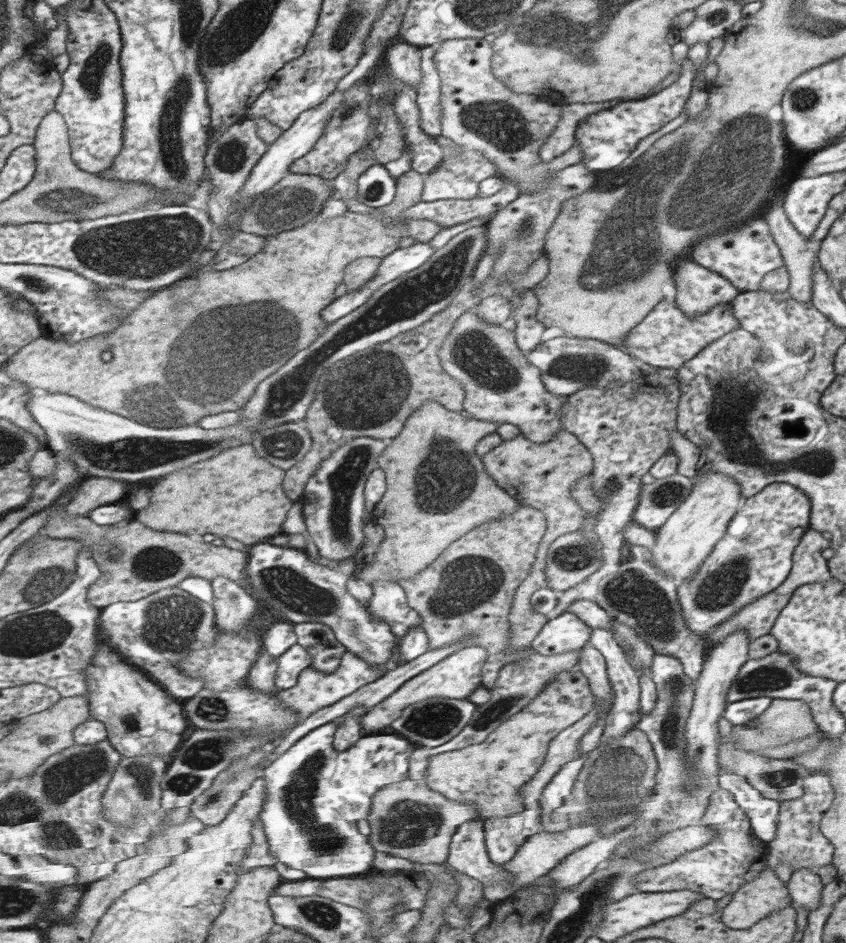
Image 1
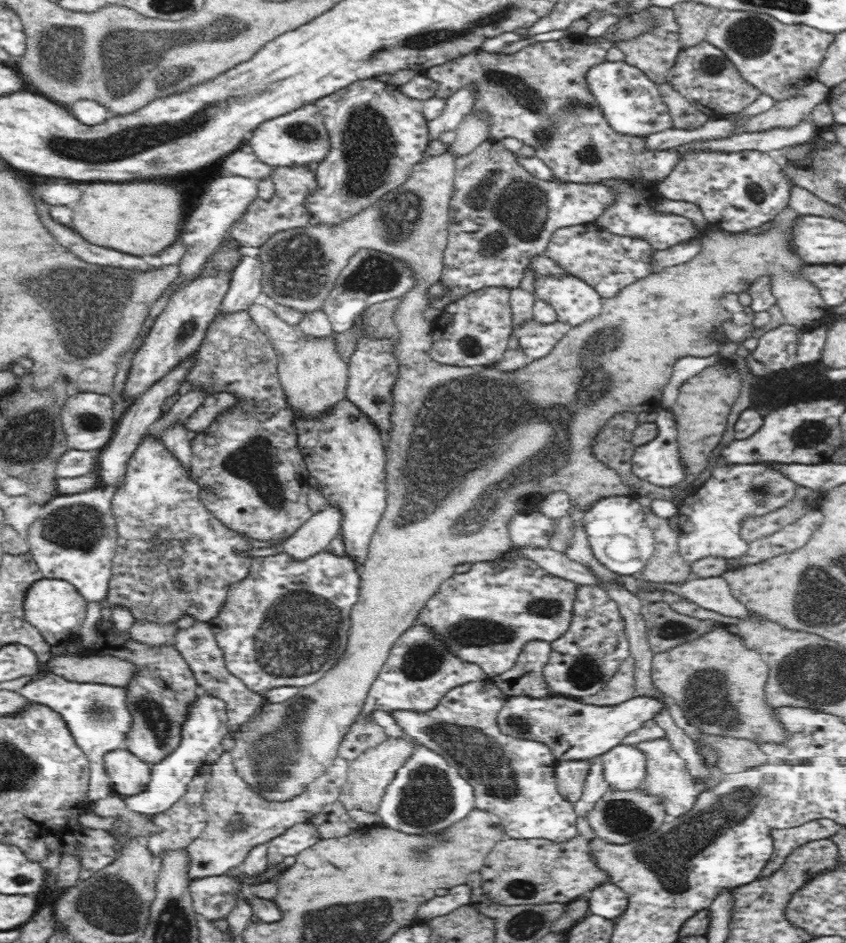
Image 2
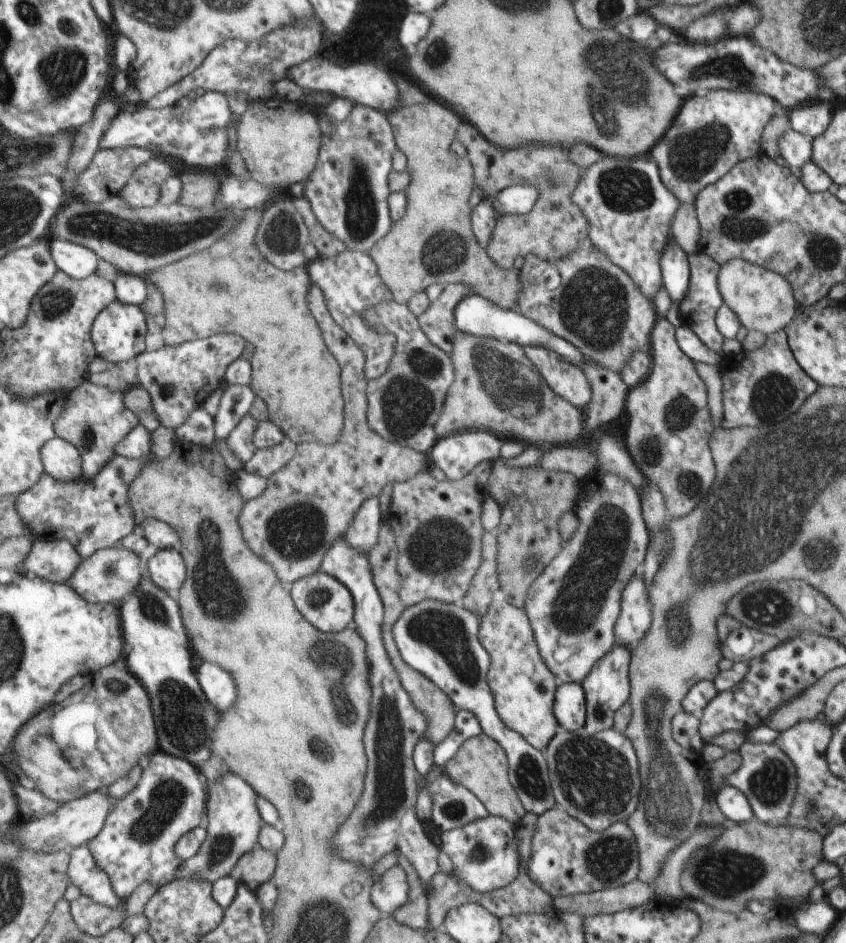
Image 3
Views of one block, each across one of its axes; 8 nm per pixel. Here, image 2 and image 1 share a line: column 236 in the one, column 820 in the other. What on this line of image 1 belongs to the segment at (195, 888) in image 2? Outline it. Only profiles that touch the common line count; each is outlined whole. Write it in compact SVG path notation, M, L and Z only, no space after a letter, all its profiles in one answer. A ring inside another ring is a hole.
M795 870L787 882L791 894L791 908L803 908L807 914L821 904L821 878L813 870Z

